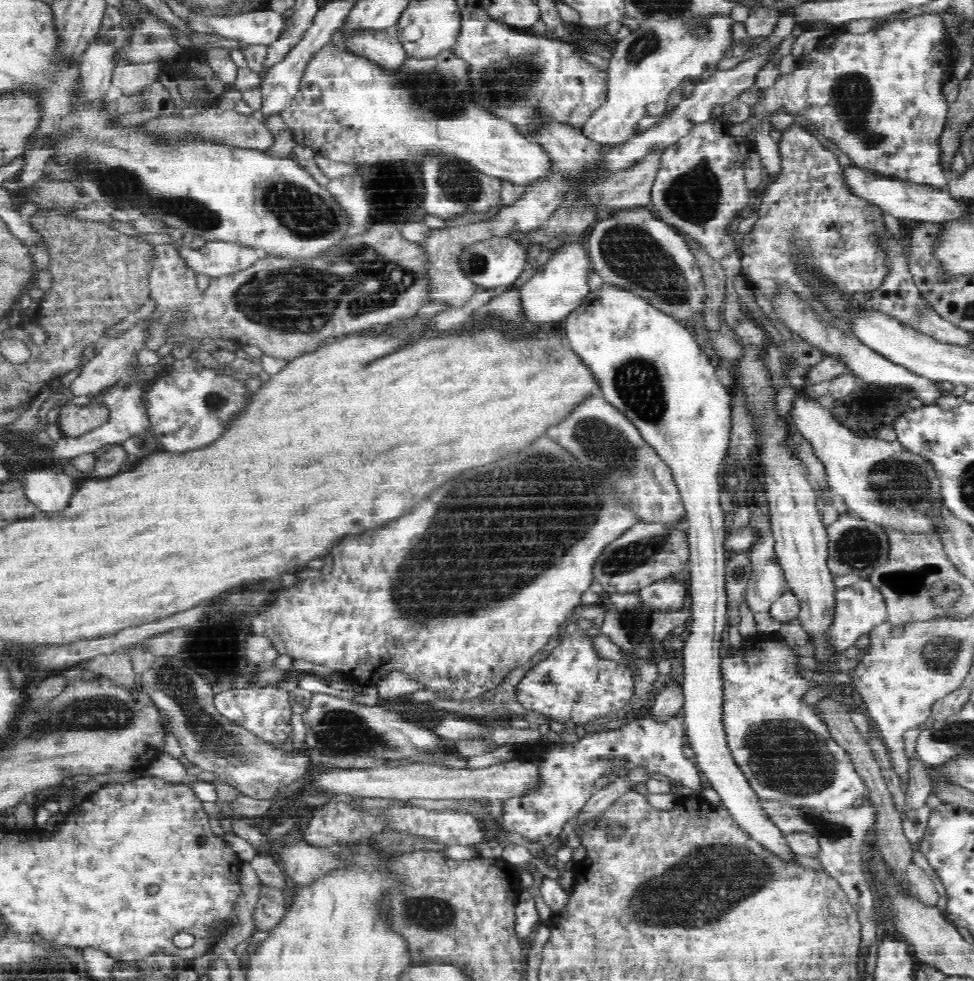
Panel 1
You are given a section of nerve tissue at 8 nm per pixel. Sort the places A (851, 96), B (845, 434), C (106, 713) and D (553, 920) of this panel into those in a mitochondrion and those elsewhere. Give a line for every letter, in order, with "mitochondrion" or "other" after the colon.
A: mitochondrion
B: other
C: mitochondrion
D: other

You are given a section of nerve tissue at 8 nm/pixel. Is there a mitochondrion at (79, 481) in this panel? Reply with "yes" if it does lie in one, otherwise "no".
no

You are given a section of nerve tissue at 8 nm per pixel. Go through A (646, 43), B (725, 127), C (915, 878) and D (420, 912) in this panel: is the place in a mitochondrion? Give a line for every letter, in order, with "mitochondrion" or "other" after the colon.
A: mitochondrion
B: other
C: other
D: mitochondrion

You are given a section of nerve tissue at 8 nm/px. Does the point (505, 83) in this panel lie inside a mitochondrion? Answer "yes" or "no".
yes

